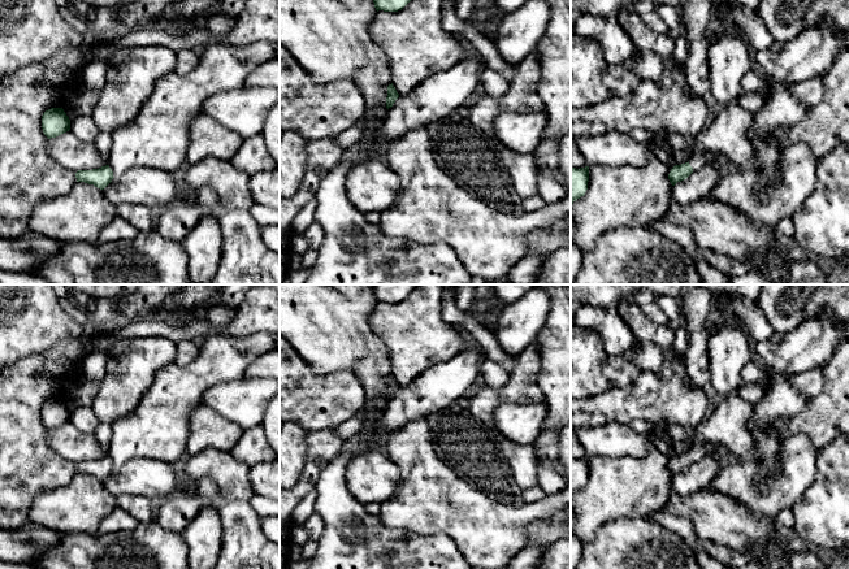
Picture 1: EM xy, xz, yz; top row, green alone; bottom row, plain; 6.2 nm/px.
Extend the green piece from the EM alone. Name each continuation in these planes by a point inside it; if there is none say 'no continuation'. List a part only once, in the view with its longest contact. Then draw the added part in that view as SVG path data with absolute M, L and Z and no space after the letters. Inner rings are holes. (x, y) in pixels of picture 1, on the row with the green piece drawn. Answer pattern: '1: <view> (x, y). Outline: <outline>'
1: yz (697, 160). Outline: M696 152L690 156L689 164L693 170L698 170L706 165L712 165L719 170L727 170L727 162L718 155L710 152Z

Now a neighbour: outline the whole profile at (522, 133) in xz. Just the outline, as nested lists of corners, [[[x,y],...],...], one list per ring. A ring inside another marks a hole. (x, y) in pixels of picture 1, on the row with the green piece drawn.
[[[546,112],[503,113],[494,121],[494,131],[503,145],[516,153],[534,153],[547,126]]]

